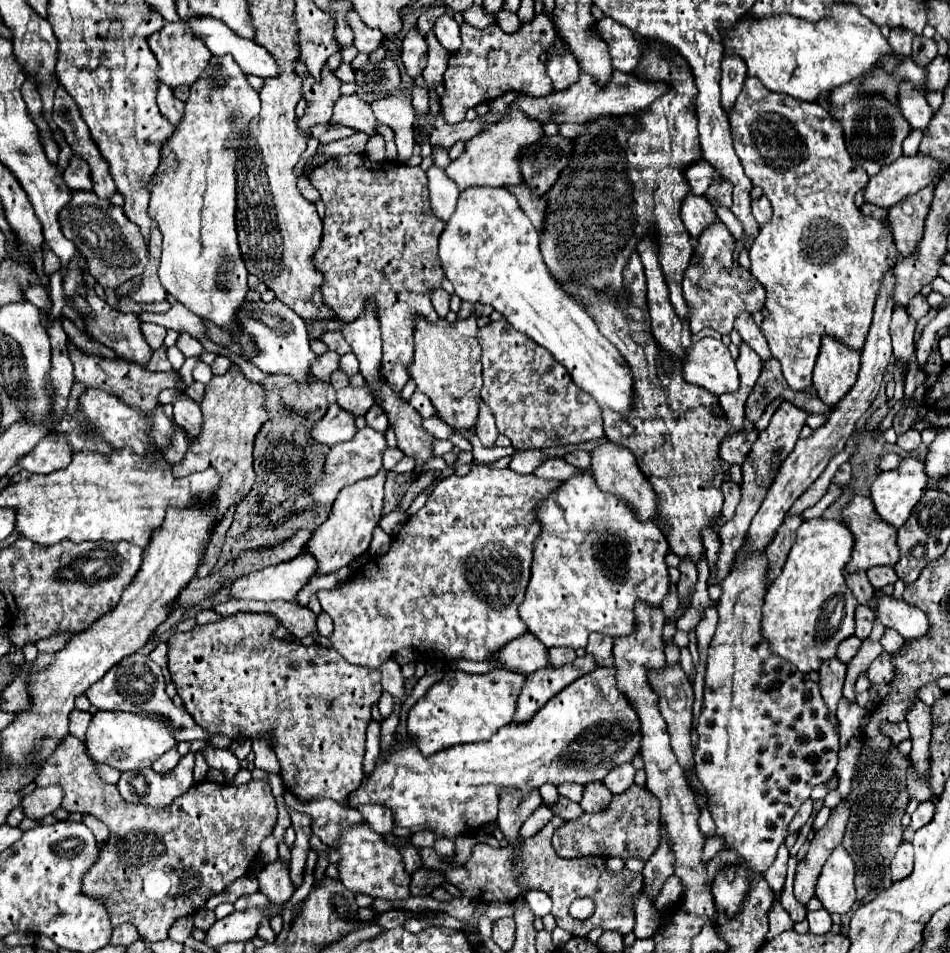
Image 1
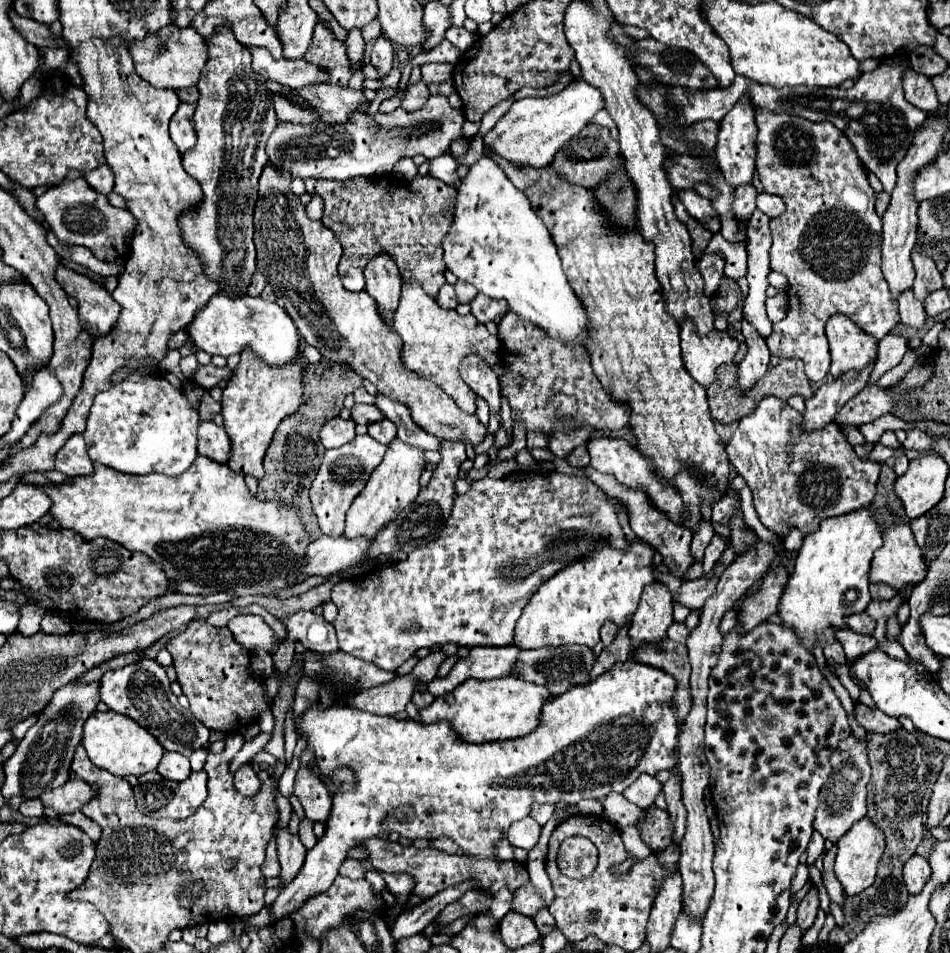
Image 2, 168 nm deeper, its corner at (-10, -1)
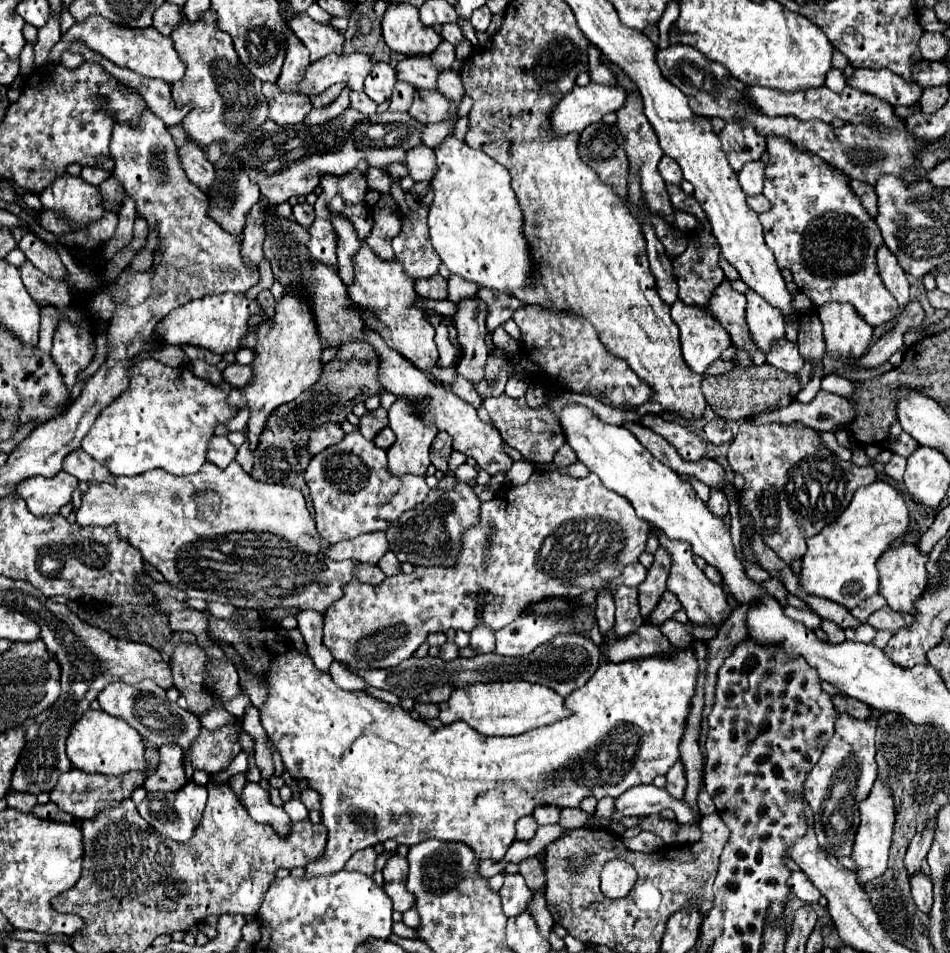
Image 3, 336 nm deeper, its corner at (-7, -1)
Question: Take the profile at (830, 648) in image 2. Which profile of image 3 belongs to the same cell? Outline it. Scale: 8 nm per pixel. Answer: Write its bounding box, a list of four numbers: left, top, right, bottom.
[821,620,845,644]

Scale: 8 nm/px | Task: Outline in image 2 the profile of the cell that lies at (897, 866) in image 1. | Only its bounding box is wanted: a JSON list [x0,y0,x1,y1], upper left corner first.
[904,854,932,894]

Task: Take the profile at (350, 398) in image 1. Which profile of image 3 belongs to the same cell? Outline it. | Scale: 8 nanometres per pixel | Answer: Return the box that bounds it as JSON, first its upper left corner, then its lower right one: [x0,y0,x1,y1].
[359,408,387,440]

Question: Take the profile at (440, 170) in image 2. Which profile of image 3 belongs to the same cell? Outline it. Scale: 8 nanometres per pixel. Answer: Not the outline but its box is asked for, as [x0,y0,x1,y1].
[405,146,435,182]

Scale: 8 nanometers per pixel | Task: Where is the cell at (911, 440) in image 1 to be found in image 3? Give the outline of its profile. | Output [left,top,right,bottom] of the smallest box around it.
[889,432,919,456]

